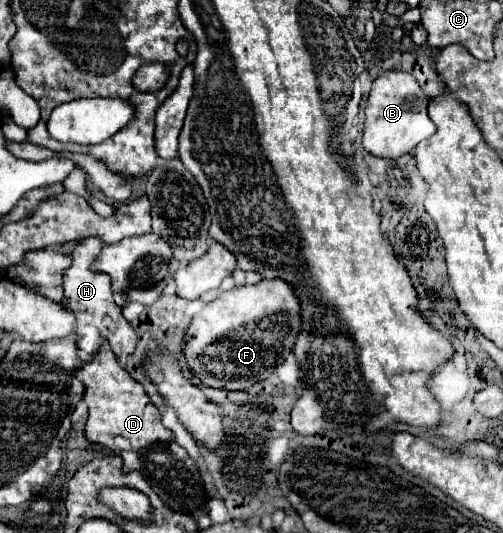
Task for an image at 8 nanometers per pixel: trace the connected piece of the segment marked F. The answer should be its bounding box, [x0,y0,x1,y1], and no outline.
[186,279,302,389]

